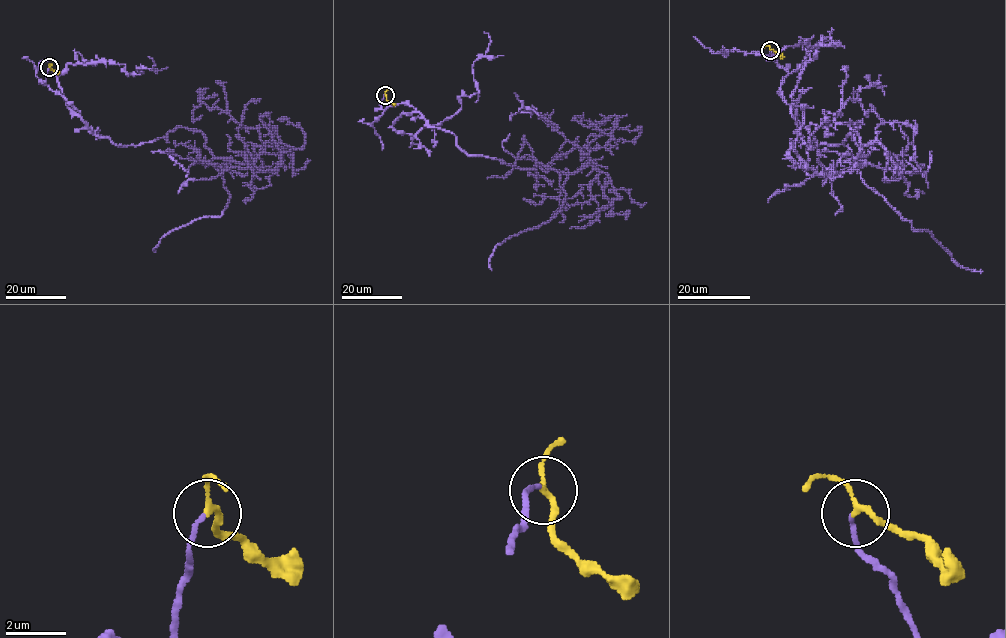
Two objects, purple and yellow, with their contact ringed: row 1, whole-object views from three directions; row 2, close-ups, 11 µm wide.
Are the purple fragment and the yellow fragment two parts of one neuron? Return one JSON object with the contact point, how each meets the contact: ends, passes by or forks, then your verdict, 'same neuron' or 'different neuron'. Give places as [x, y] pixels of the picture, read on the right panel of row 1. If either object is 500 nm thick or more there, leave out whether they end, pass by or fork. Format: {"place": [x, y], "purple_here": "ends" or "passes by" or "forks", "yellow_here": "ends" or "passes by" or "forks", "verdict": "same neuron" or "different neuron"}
{"place": [770, 50], "purple_here": "ends", "yellow_here": "passes by", "verdict": "same neuron"}

